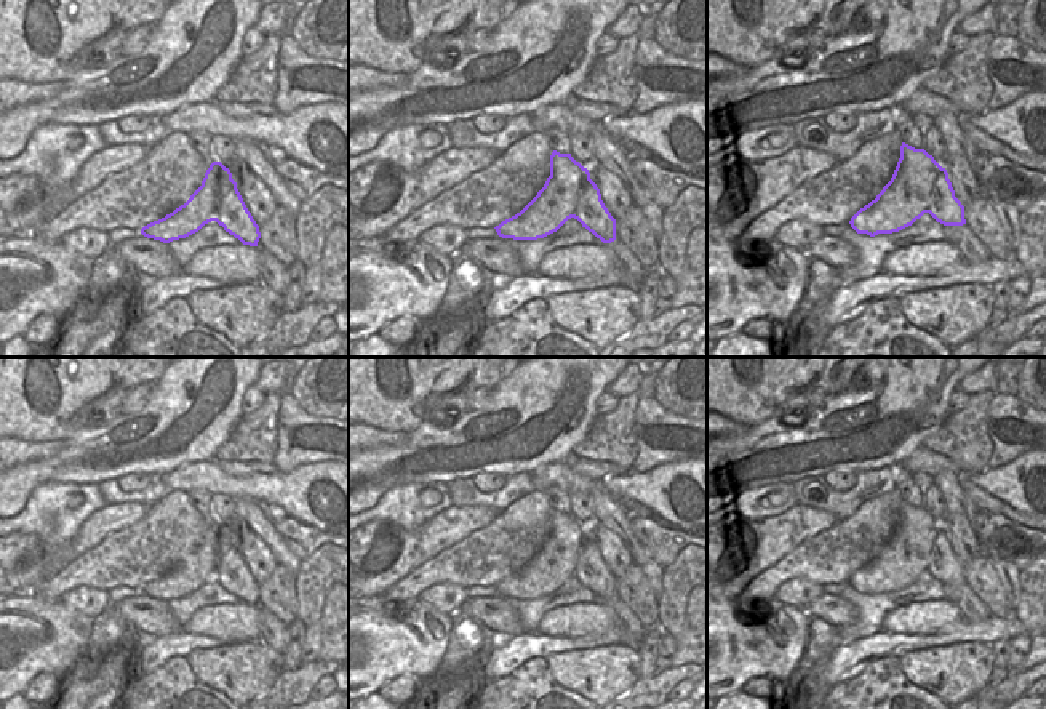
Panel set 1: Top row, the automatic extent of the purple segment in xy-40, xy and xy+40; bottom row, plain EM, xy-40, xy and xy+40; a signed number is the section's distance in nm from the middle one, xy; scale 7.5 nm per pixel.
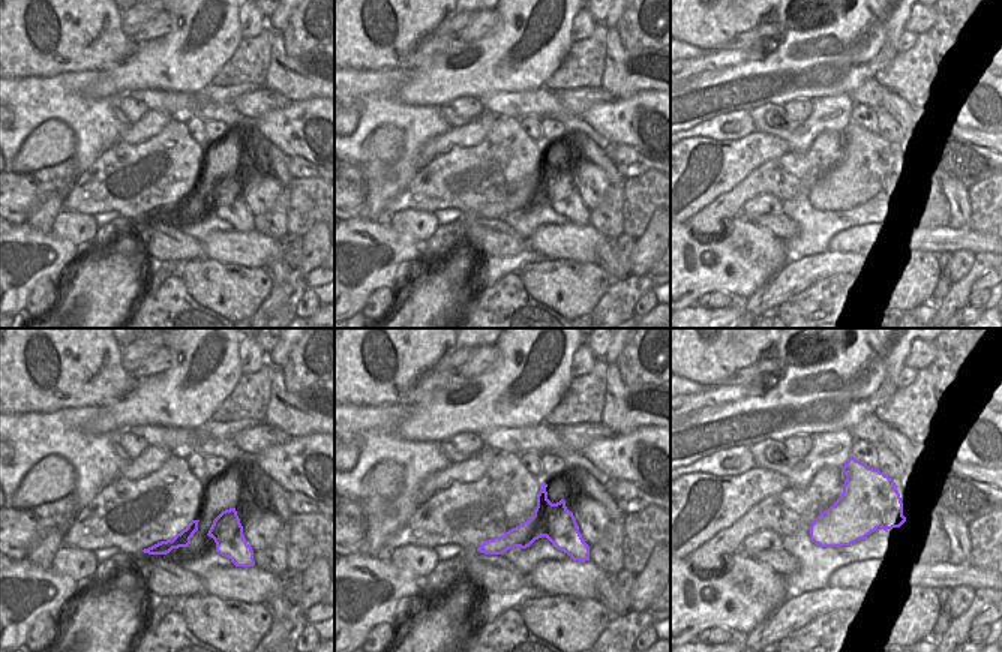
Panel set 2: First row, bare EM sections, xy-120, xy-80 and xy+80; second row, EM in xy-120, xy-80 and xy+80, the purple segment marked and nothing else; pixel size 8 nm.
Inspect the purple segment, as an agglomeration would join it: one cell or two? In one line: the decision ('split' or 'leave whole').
split

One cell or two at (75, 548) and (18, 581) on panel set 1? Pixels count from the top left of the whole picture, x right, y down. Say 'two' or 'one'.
one

